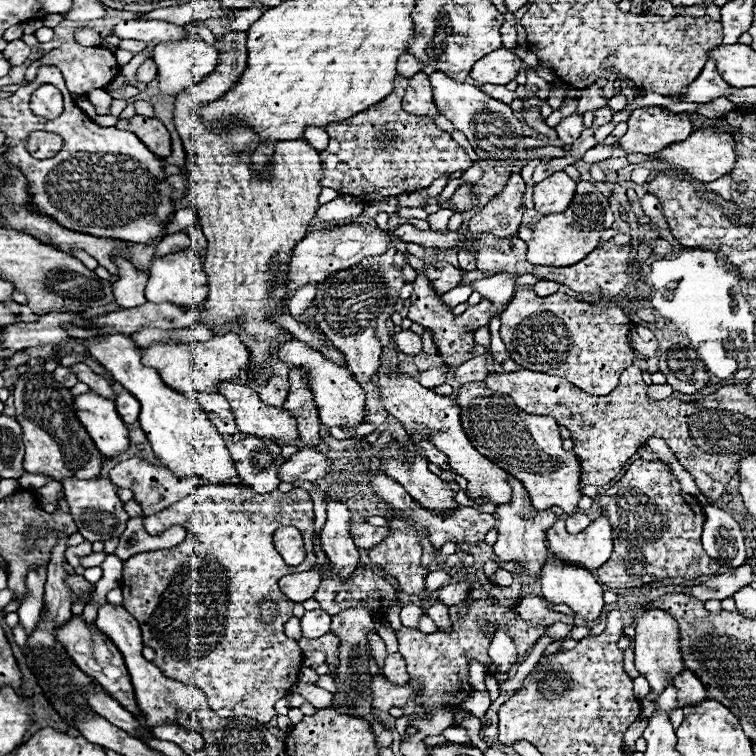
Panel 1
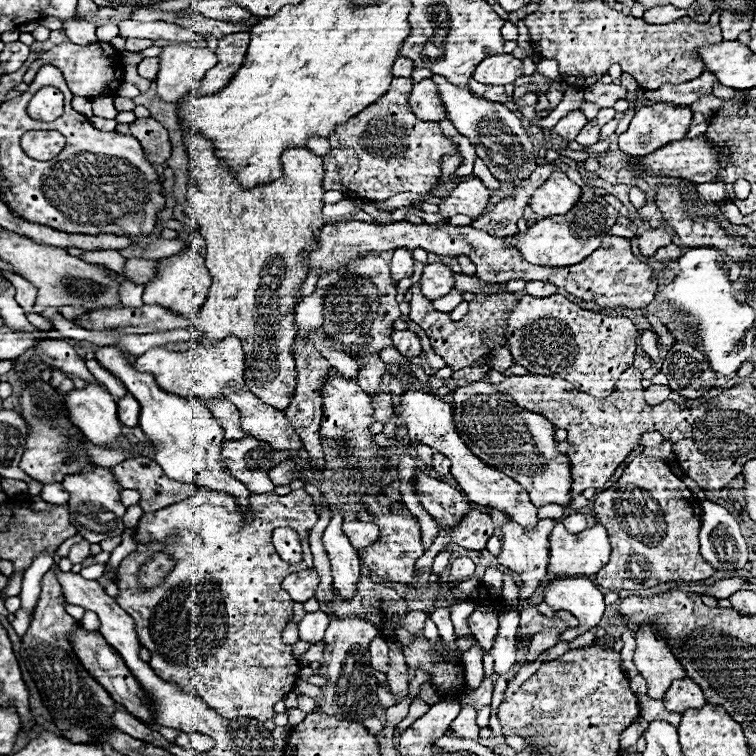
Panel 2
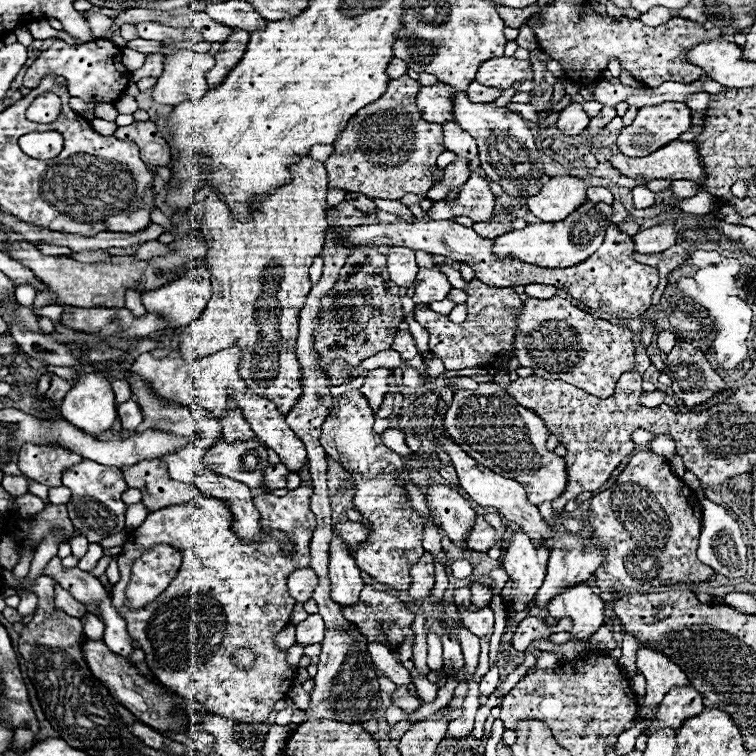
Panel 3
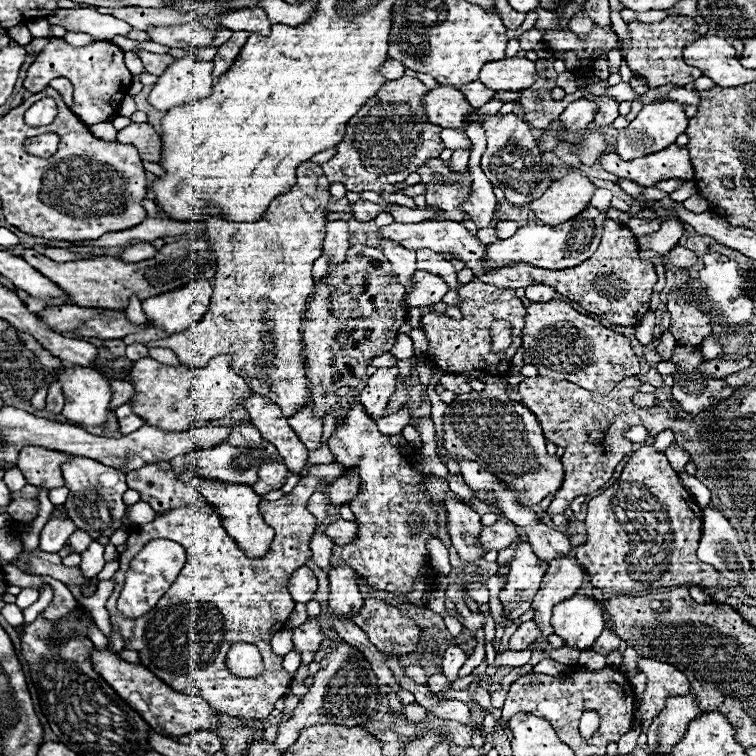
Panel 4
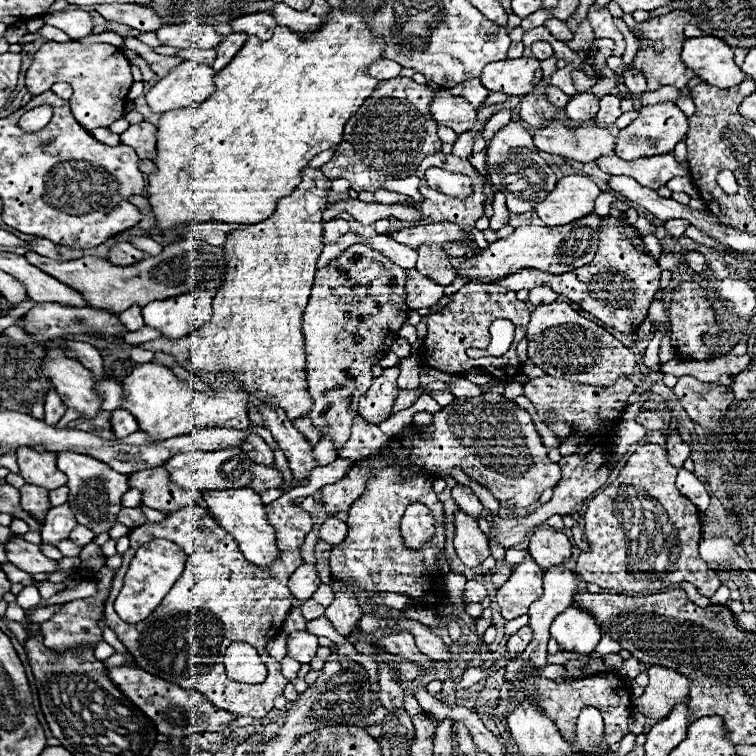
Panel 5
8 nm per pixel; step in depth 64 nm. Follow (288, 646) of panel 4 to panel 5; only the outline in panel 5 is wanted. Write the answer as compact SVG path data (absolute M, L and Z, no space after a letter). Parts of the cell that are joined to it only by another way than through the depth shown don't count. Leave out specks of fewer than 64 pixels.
M284 636L272 638L272 640L268 642L266 650L268 650L268 654L270 654L276 662L280 662L280 660L286 656L286 638L284 638Z

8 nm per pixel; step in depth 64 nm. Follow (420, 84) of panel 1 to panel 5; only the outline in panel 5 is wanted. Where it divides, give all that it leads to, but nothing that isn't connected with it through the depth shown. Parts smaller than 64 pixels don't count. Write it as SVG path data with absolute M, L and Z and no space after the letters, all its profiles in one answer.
M440 90L432 100L432 116L438 124L464 134L474 128L476 108L464 98L454 98L448 94L448 90Z

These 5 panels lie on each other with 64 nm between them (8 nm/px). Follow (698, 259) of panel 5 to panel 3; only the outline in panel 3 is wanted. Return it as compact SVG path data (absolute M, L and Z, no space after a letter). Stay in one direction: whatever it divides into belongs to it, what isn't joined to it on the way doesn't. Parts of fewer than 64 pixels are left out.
M676 244L676 246L672 246L670 250L662 252L662 254L636 254L636 260L658 268L662 274L668 274L668 272L672 272L674 268L678 268L678 266L684 264L686 254L688 254L688 252L686 252L680 244Z

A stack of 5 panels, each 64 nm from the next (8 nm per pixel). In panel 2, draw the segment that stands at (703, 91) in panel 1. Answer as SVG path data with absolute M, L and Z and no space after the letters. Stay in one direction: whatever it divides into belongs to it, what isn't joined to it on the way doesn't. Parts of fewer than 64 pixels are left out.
M704 72L698 76L698 80L692 80L686 84L666 84L656 92L646 92L646 94L638 92L634 104L636 104L636 108L640 108L642 104L656 104L656 102L674 102L674 104L690 106L700 96L712 94L714 82L716 82L714 76L710 72Z

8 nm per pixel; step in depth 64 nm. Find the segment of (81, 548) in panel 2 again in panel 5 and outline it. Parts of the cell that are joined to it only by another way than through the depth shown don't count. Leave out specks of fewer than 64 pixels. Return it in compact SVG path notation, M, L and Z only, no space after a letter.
M76 524L76 528L70 532L70 540L76 542L76 544L80 544L80 546L86 546L88 542L94 540L94 534L90 532L90 528L86 528L82 524Z

